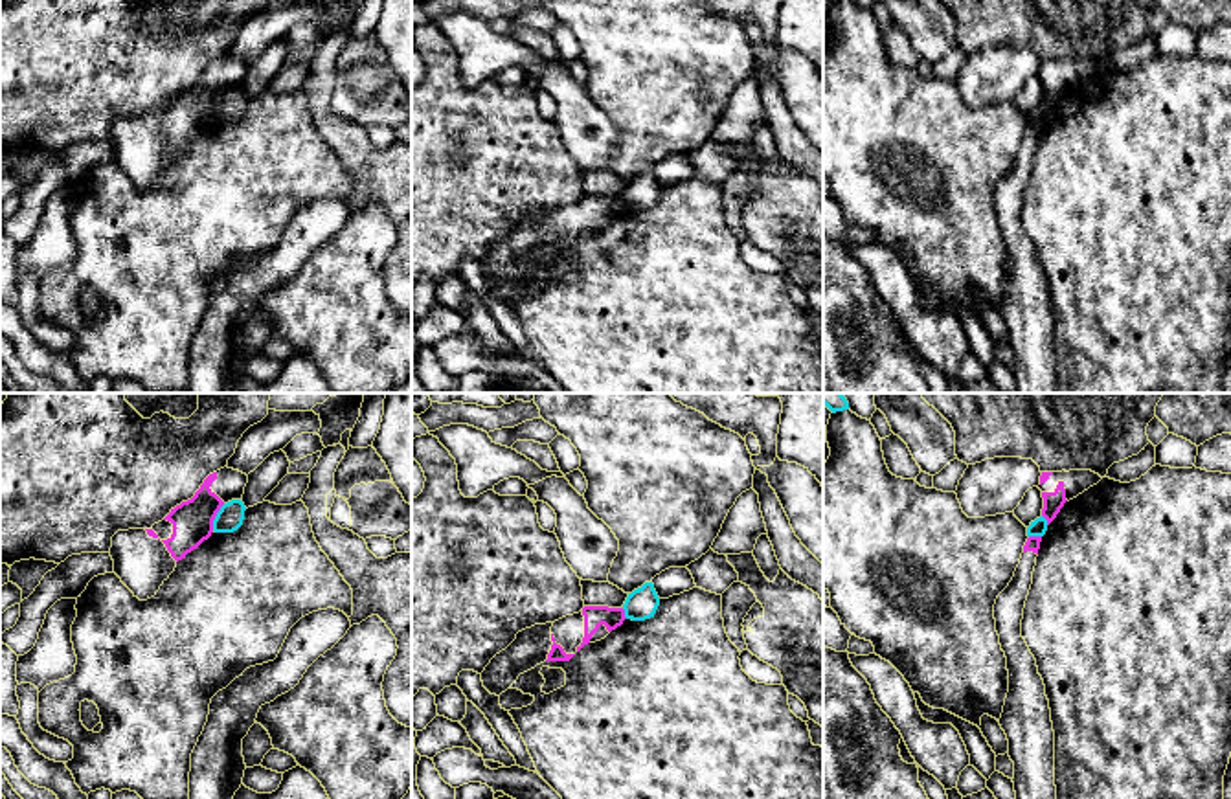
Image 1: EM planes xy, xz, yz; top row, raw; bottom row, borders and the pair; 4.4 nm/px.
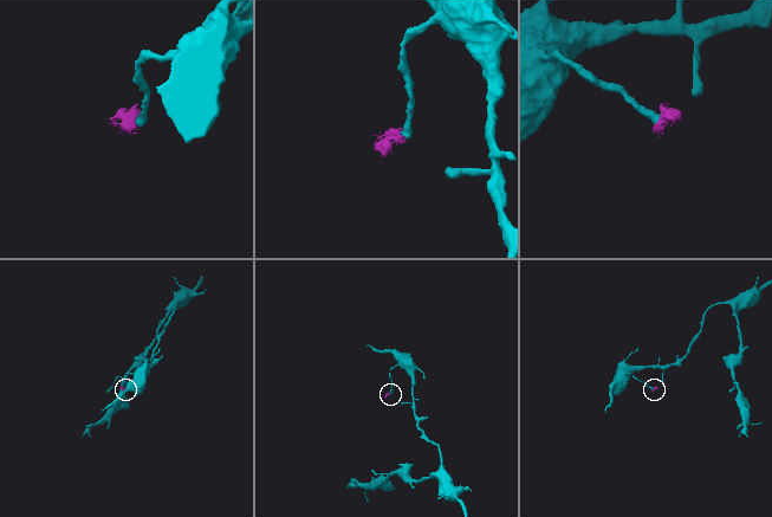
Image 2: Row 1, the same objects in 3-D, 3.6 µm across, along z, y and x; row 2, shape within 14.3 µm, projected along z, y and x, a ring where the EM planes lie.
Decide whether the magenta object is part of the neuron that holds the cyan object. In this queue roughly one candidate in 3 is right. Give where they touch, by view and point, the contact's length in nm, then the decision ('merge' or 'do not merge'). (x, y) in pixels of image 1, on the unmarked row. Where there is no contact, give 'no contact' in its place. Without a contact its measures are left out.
xy (215, 105) | 130 nm | do not merge

